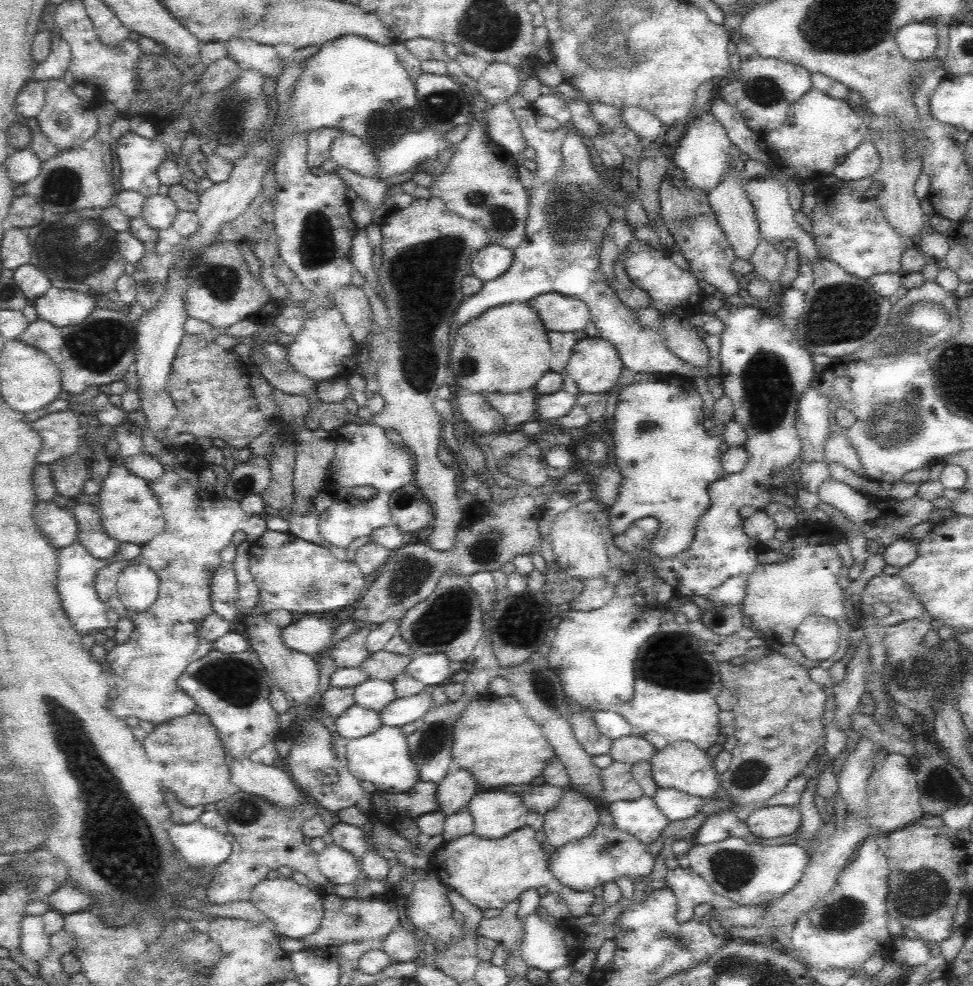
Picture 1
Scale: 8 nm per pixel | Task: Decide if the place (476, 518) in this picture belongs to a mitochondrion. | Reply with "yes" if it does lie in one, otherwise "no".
yes

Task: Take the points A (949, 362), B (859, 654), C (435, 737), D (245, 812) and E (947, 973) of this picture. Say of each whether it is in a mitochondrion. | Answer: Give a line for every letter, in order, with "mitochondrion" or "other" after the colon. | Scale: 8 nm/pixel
A: mitochondrion
B: other
C: mitochondrion
D: mitochondrion
E: other

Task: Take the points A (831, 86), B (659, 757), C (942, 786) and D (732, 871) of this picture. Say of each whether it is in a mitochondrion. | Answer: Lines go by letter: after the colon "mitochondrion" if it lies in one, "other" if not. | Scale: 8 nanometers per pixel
A: other
B: other
C: mitochondrion
D: mitochondrion

